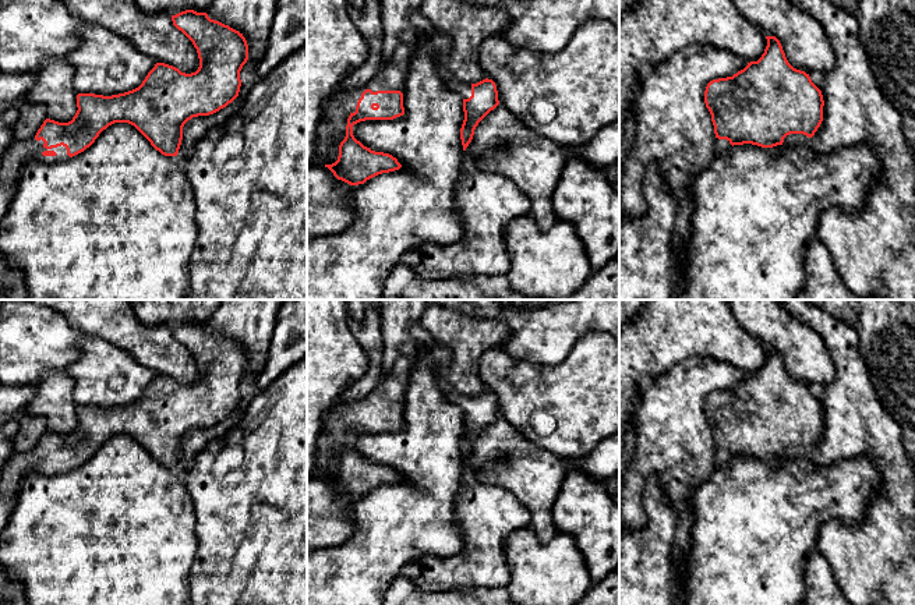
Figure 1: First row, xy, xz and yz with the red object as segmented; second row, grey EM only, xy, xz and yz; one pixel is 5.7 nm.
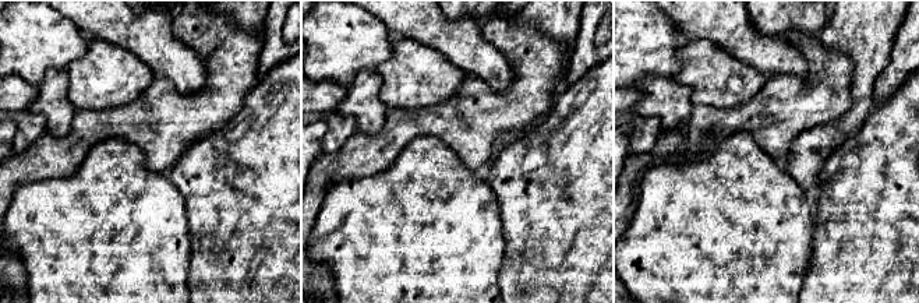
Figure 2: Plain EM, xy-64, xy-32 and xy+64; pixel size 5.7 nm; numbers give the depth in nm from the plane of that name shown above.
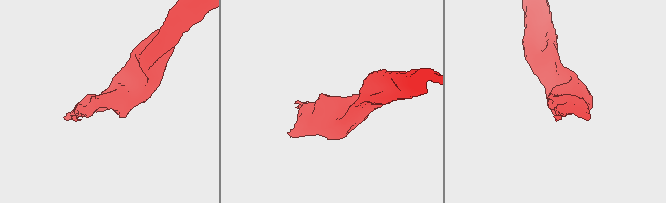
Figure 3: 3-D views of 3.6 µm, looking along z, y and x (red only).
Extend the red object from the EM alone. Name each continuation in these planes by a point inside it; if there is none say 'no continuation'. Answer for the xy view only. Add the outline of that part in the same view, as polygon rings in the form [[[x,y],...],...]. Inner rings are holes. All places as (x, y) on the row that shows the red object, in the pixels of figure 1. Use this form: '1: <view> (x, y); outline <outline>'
1: xy (18, 154); outline [[[14,139],[7,148],[0,164],[0,224],[17,192],[21,173],[28,162],[63,162],[70,159],[66,146],[46,149],[43,141]]]

